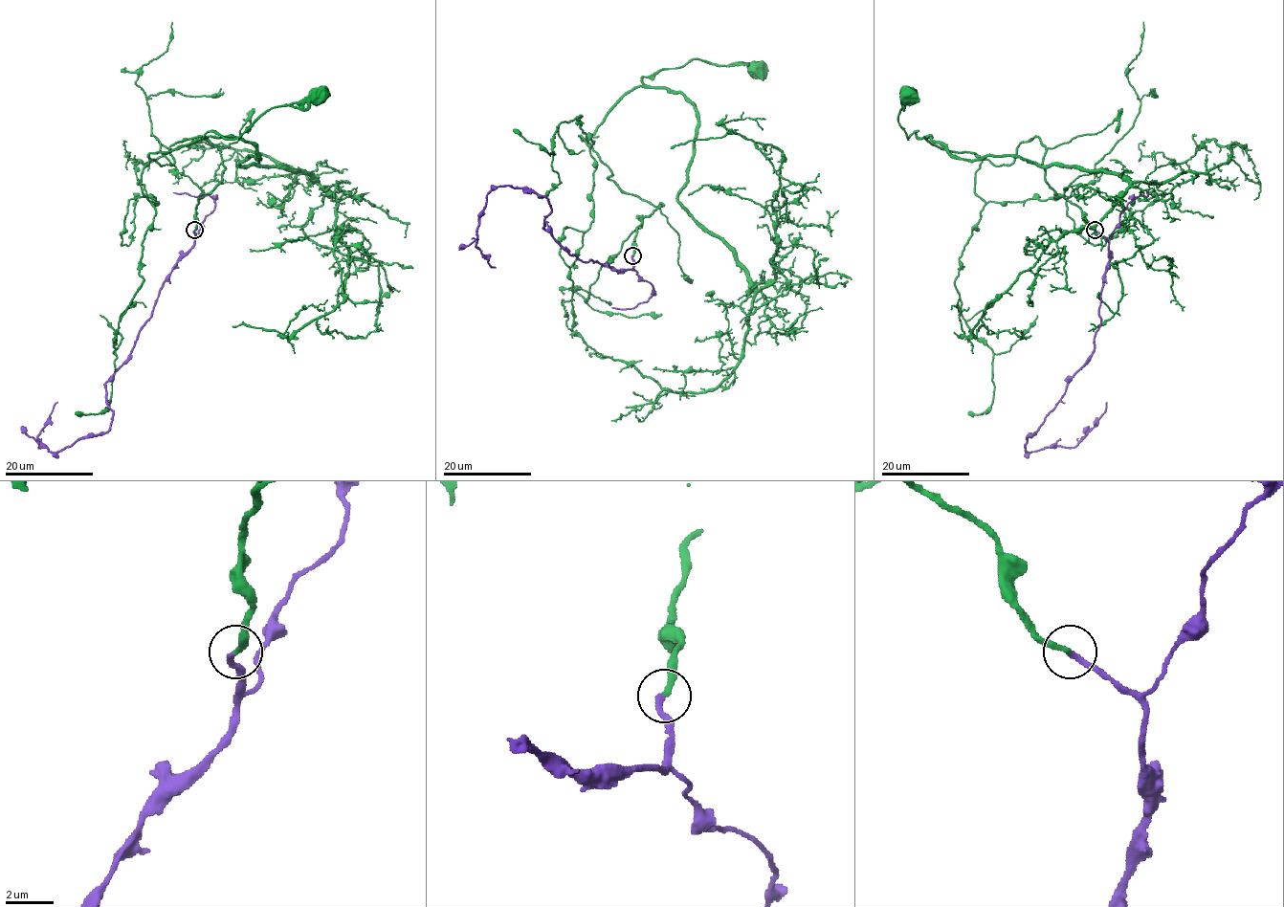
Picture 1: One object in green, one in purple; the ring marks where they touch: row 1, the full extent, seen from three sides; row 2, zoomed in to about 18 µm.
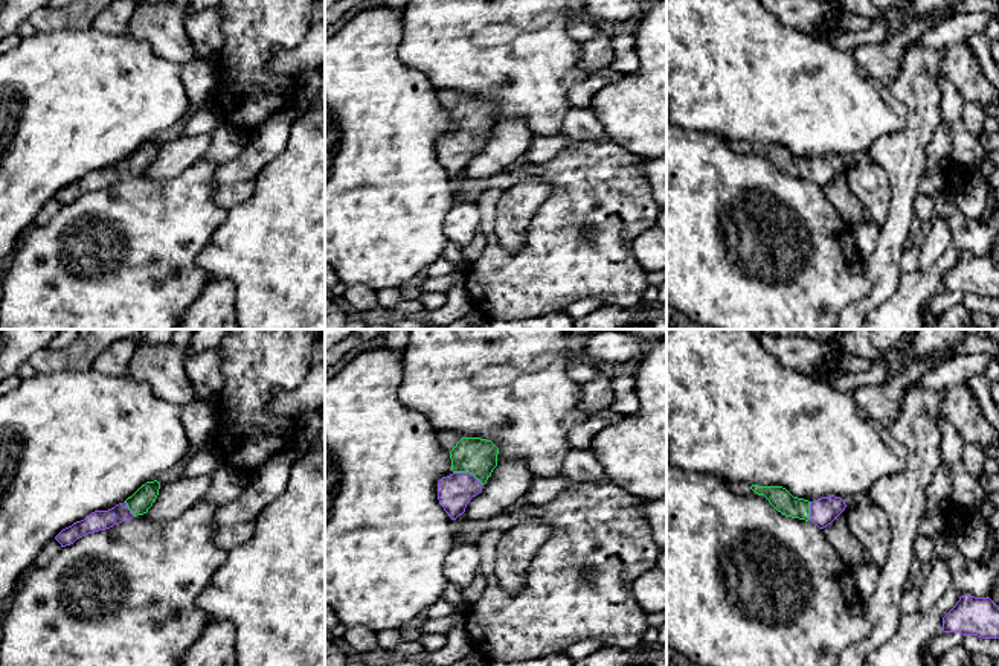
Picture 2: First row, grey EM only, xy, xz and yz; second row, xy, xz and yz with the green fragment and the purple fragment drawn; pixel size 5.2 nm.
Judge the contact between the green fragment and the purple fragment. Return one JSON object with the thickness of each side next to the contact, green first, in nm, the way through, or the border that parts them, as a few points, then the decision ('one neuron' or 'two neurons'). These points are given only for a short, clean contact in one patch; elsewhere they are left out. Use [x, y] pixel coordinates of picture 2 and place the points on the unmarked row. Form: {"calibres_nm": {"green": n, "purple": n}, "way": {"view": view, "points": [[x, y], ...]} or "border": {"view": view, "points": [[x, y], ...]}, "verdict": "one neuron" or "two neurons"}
{"calibres_nm": {"green": 190, "purple": 190}, "way": {"view": "xz", "points": [[478, 115], [468, 130], [467, 137], [455, 150]]}, "verdict": "one neuron"}

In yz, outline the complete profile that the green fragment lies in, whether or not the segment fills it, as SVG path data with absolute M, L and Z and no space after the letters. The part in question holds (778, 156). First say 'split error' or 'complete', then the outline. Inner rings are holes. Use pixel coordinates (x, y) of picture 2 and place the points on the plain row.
split error; M752 143L750 148L764 154L769 162L782 174L799 177L814 181L819 187L831 183L846 166L845 158L840 155L828 154L813 160L793 155L782 145L758 145Z

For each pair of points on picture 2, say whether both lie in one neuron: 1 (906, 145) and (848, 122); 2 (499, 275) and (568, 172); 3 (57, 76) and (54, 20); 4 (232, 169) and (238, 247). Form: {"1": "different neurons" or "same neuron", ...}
{"1": "different neurons", "2": "same neuron", "3": "different neurons", "4": "different neurons"}

